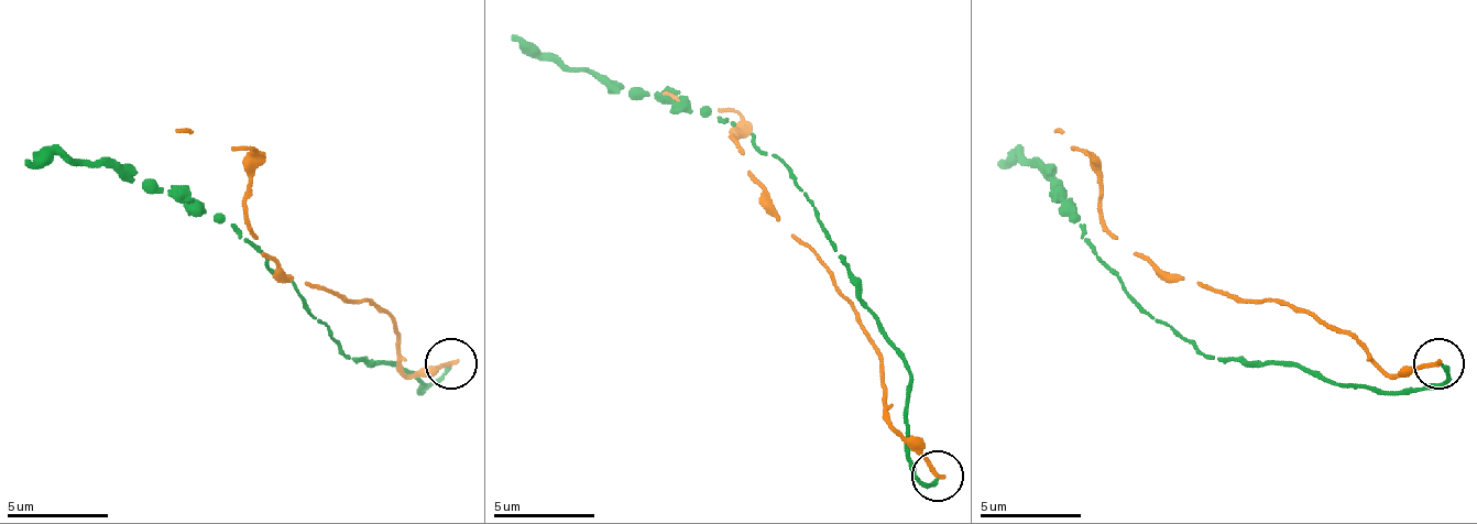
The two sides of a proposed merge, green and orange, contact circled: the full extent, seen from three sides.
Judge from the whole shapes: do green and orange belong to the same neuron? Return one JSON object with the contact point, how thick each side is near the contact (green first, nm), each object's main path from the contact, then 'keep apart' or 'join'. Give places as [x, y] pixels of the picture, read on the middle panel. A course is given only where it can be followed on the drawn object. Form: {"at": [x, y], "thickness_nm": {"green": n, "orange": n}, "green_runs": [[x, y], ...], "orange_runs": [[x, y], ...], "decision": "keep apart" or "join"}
{"at": [937, 476], "thickness_nm": {"green": 190, "orange": 240}, "green_runs": [[939, 480], [928, 484], [908, 454], [908, 368], [775, 153], [510, 35]], "orange_runs": [[939, 475], [893, 428], [883, 357], [862, 321], [827, 265], [790, 235], [730, 138], [740, 118], [663, 91]], "decision": "keep apart"}

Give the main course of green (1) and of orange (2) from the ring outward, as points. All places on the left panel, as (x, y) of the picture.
1: (452, 364), (422, 390), (401, 364), (350, 360), (232, 222), (110, 166), (64, 155), (23, 166)
2: (452, 364), (406, 375), (396, 324), (375, 304), (340, 298), (284, 273), (243, 217), (253, 151), (176, 130)

